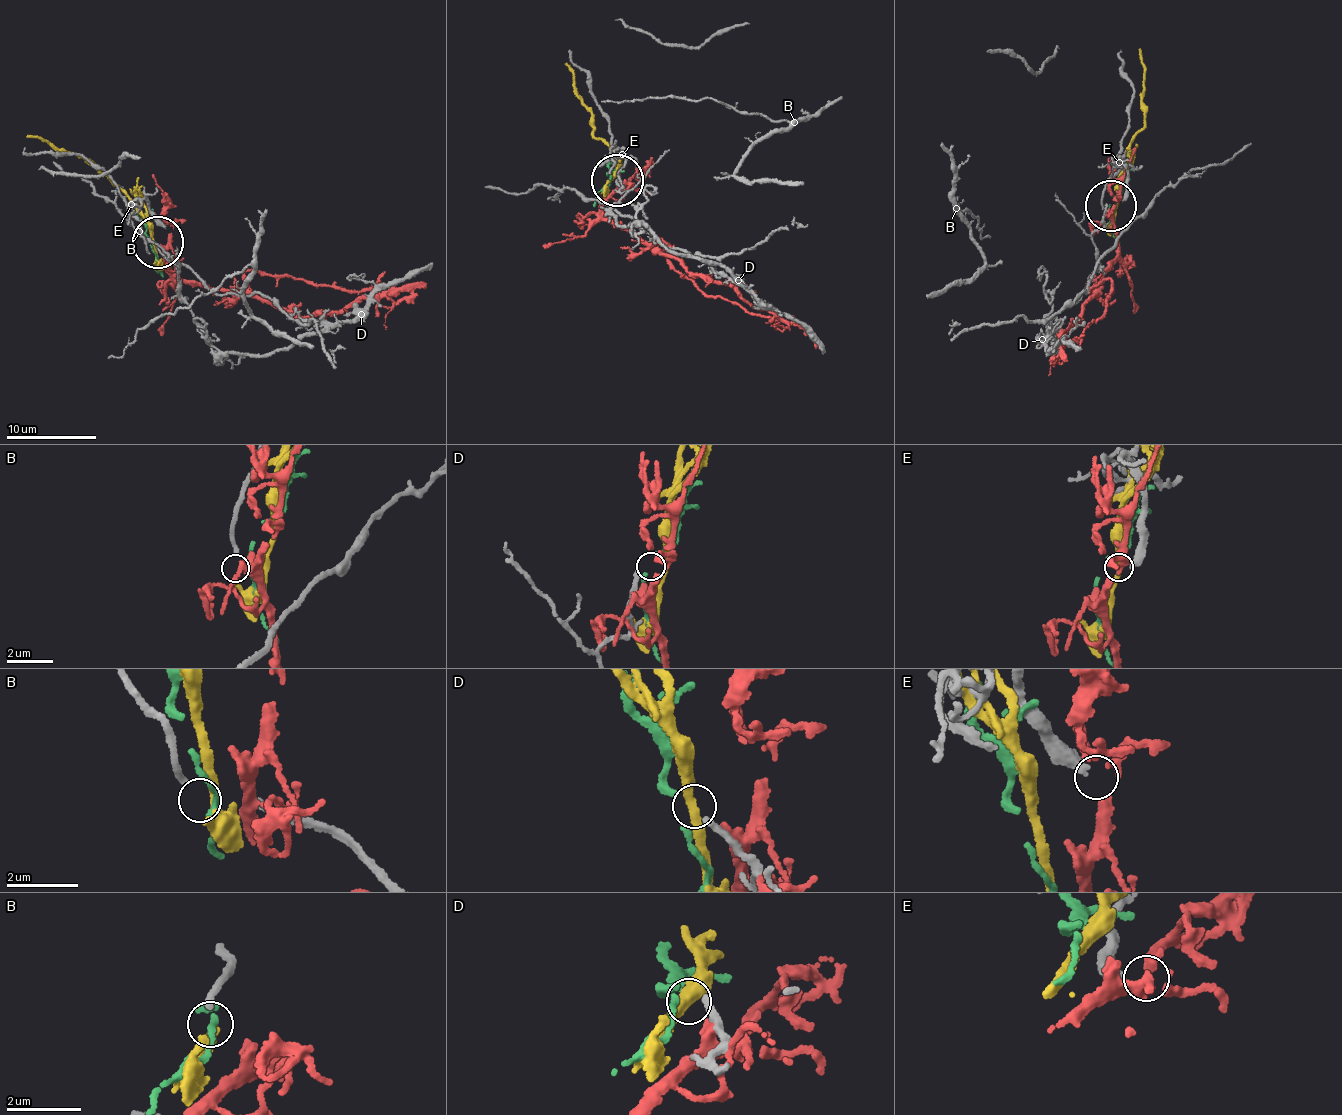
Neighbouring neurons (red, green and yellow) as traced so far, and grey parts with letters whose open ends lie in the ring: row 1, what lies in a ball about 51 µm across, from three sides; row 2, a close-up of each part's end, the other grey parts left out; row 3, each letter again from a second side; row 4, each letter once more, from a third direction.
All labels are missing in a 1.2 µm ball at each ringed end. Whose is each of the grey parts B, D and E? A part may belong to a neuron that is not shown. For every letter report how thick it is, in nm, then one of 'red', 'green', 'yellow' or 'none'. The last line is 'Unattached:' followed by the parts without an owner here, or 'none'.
B: 170 nm | none
D: 170 nm | green
E: 320 nm | red
Unattached: B

